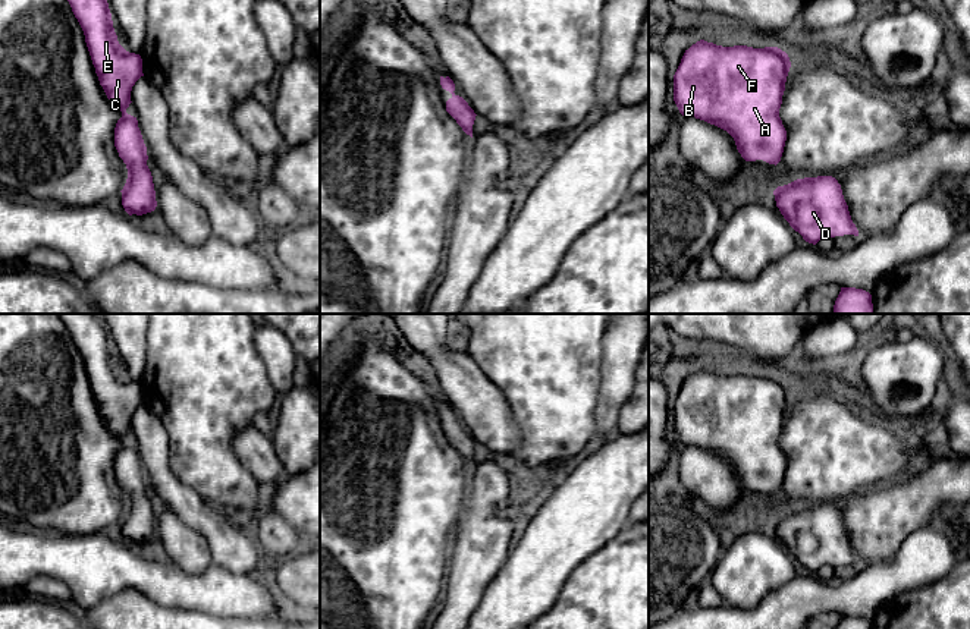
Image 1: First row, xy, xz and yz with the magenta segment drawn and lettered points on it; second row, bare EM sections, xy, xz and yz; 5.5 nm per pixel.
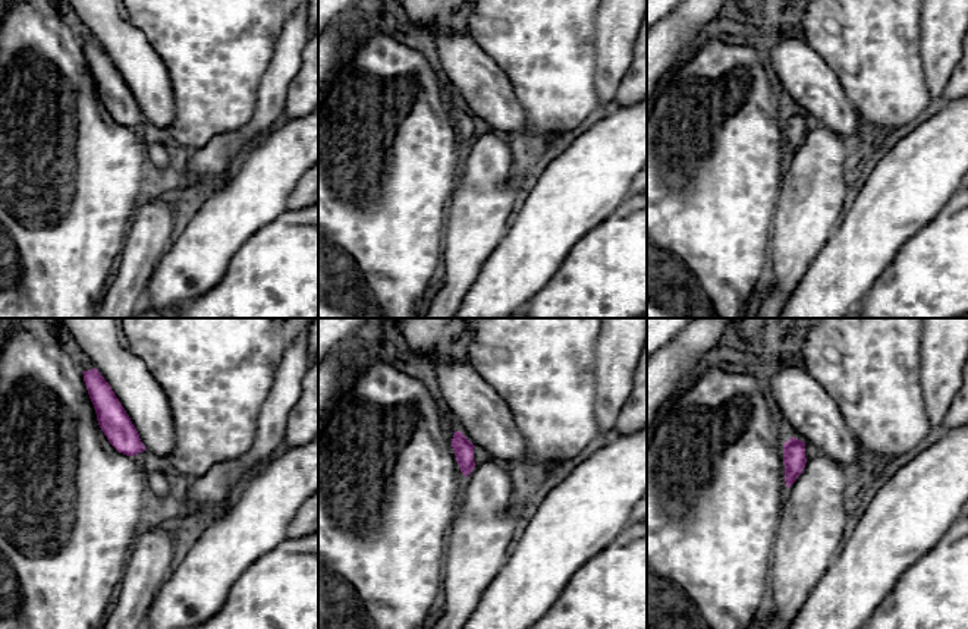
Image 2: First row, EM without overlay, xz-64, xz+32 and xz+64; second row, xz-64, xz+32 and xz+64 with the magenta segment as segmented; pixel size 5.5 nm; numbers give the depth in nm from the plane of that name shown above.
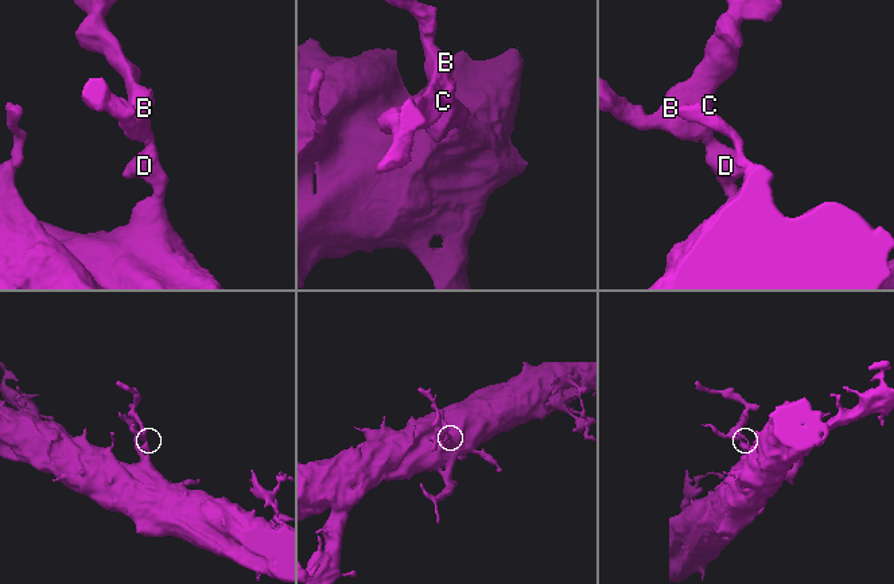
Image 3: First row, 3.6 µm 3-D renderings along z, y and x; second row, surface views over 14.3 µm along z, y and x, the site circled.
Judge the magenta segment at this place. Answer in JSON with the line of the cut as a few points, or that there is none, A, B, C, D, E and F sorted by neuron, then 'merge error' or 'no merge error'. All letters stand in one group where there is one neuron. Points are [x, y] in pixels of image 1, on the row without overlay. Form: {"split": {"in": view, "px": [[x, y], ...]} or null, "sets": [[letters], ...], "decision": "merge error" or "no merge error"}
{"split": null, "sets": [["A", "B", "C", "D", "E", "F"]], "decision": "no merge error"}

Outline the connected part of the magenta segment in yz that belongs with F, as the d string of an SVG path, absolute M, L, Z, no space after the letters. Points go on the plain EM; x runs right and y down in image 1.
M704 368L685 378L674 403L674 430L684 446L696 446L726 459L745 490L781 490L787 459L779 446L790 386L778 375L722 375Z

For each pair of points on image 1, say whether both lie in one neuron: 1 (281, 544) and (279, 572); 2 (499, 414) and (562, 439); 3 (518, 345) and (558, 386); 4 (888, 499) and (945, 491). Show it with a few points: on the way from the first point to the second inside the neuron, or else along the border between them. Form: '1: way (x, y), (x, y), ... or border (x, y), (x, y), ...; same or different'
1: border (304, 547), (269, 563); different
2: border (498, 389), (520, 436), (511, 453); different
3: way (529, 355), (549, 376); same
4: way (903, 499), (917, 499), (925, 491), (931, 491); same

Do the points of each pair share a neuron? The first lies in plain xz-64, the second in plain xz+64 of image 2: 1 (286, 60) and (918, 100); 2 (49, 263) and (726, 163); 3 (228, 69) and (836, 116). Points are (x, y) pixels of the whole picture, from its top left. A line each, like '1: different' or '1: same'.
1: different
2: same
3: different

